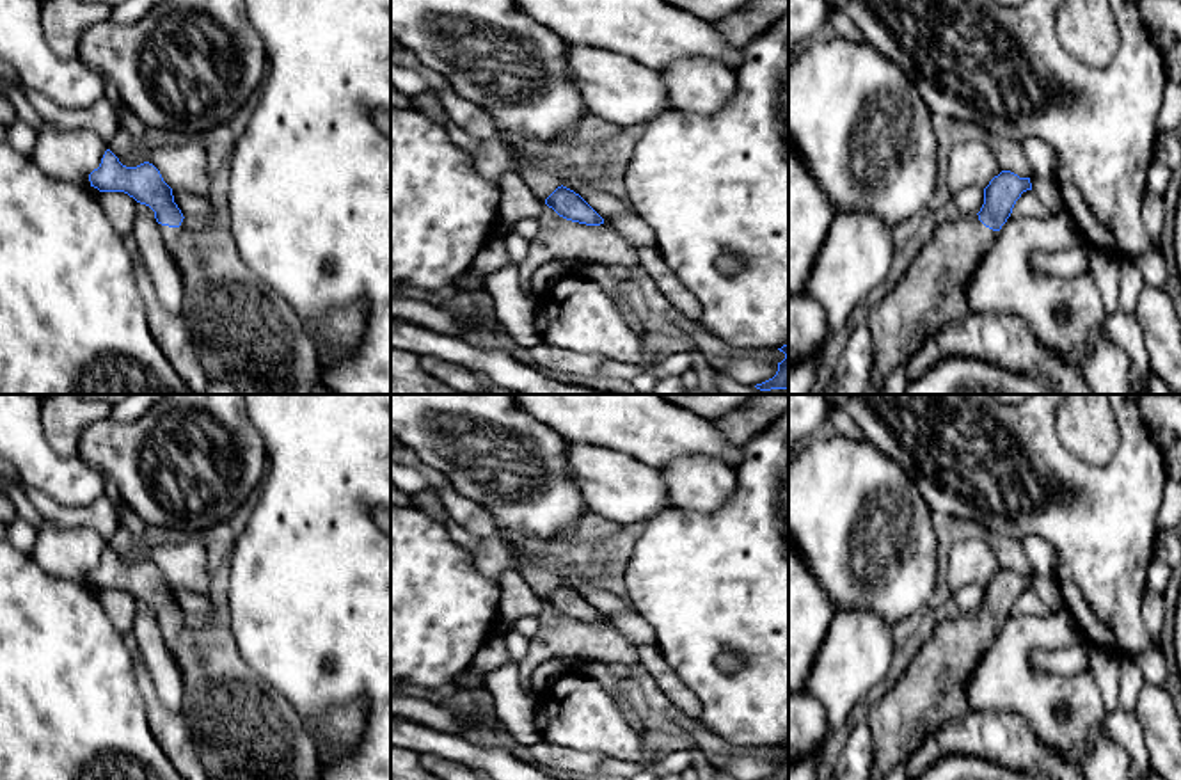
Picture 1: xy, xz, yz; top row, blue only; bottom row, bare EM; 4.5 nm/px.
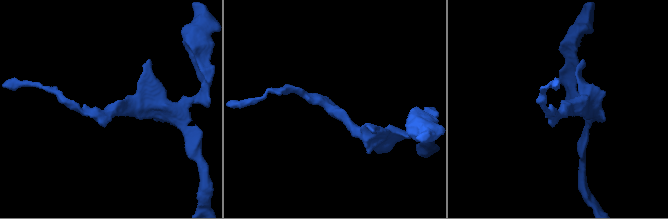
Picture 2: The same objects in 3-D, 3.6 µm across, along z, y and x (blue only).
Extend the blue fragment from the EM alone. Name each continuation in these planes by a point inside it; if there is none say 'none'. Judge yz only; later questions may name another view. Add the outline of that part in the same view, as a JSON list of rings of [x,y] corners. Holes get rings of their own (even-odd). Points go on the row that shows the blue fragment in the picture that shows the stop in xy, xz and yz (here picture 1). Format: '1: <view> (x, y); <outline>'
1: yz (931, 294); [[[979,215],[938,224],[900,281],[867,314],[876,346],[867,394],[879,394],[888,373],[906,368],[932,332],[968,316],[970,277],[995,236]]]

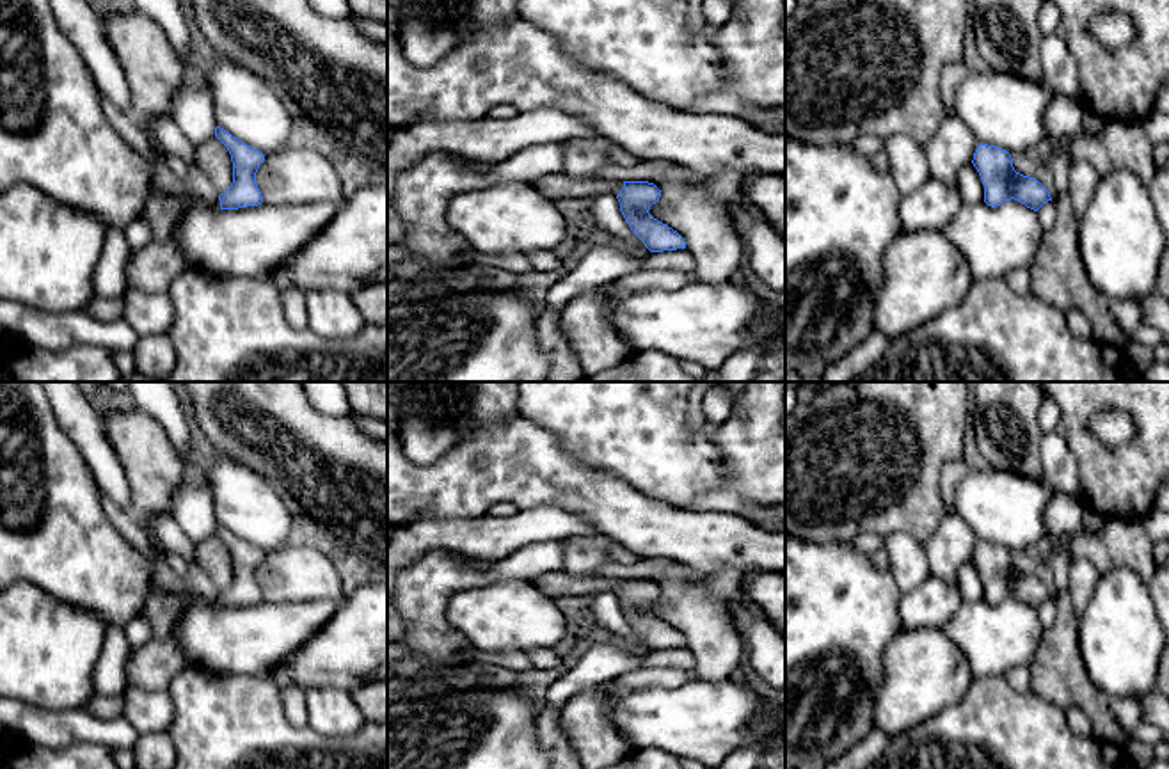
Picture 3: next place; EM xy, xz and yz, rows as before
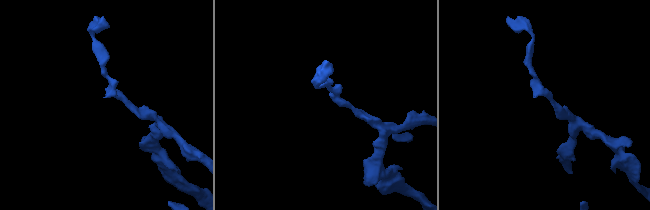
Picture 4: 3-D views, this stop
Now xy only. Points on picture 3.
none

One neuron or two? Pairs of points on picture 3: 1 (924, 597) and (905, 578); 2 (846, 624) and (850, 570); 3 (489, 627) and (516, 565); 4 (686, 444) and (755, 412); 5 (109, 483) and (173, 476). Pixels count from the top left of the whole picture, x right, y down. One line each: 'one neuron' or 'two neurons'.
1: two neurons
2: one neuron
3: two neurons
4: two neurons
5: two neurons

